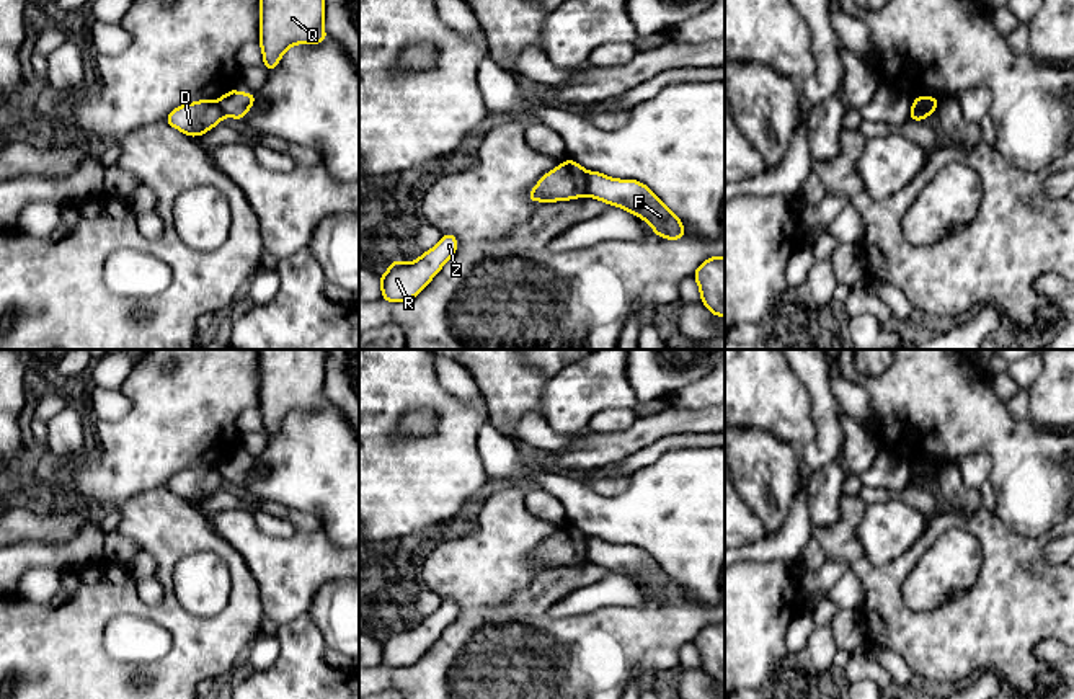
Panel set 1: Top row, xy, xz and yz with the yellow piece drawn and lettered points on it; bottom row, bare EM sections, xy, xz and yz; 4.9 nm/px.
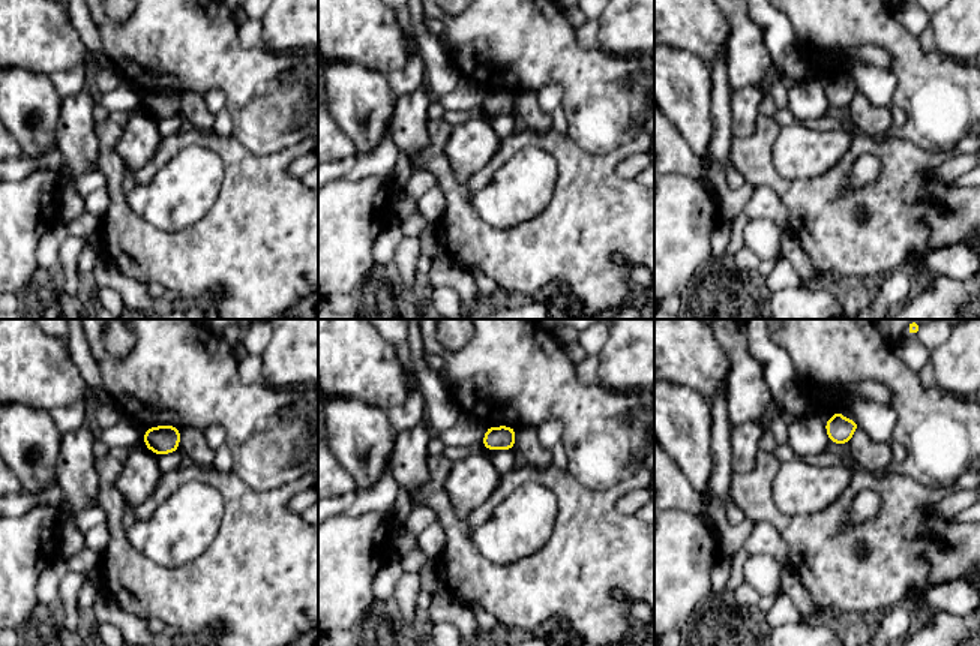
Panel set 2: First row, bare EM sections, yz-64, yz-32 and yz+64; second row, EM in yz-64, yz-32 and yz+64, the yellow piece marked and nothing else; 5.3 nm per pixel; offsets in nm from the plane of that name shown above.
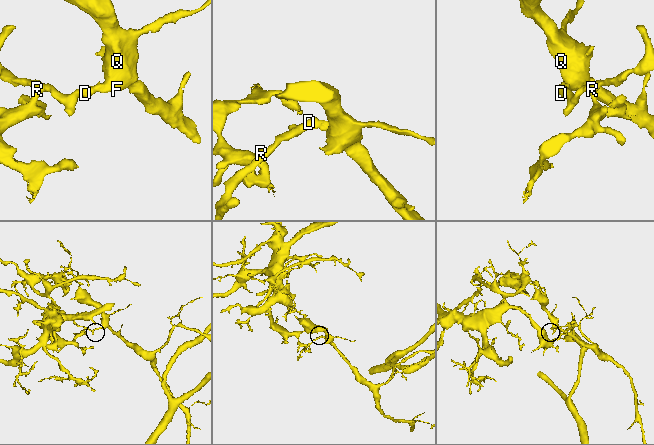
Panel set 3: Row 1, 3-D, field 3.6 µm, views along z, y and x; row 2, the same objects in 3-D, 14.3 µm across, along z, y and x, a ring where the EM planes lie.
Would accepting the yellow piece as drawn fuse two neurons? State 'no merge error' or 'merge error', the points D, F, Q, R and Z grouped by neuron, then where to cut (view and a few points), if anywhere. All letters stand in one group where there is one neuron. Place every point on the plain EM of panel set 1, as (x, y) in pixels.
merge error | D R Z / F Q | xz (588, 538), (585, 559)

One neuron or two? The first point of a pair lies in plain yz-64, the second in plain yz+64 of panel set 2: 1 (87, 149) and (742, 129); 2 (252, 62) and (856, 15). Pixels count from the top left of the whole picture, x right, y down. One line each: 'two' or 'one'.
1: one
2: one

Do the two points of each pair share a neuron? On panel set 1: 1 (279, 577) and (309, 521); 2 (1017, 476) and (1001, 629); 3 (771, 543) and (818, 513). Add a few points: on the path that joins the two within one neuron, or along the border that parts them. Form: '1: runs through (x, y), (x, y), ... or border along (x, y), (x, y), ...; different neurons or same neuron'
1: border along (317, 525), (307, 531), (297, 531); different neurons
2: border along (993, 512), (1029, 536), (1050, 528); different neurons
3: border along (805, 480), (807, 513), (815, 526); different neurons

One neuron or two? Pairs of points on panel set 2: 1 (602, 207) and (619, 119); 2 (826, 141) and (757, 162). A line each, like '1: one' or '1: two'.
1: two
2: two

